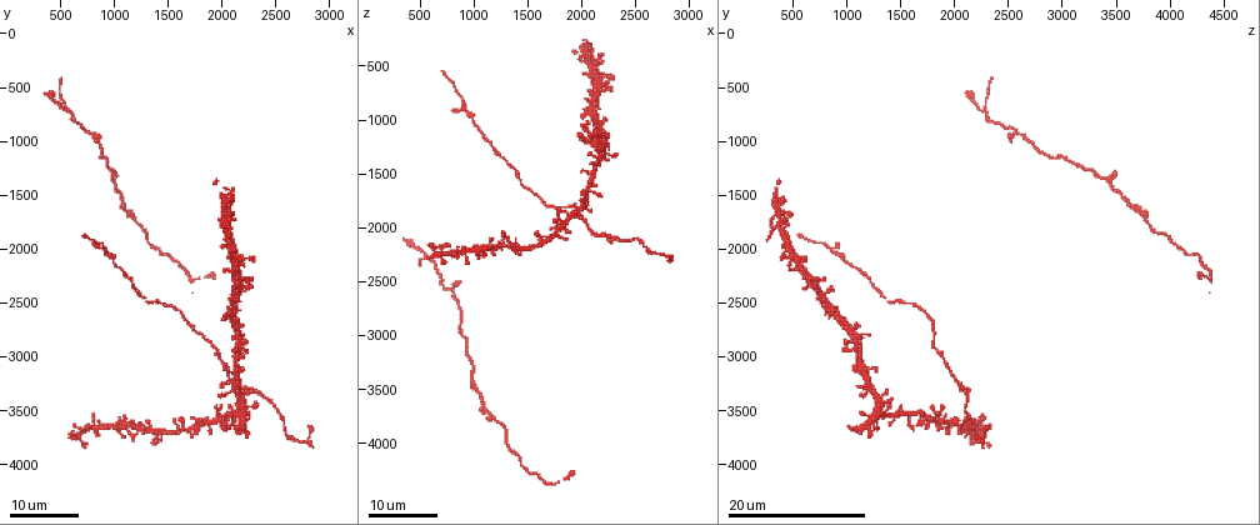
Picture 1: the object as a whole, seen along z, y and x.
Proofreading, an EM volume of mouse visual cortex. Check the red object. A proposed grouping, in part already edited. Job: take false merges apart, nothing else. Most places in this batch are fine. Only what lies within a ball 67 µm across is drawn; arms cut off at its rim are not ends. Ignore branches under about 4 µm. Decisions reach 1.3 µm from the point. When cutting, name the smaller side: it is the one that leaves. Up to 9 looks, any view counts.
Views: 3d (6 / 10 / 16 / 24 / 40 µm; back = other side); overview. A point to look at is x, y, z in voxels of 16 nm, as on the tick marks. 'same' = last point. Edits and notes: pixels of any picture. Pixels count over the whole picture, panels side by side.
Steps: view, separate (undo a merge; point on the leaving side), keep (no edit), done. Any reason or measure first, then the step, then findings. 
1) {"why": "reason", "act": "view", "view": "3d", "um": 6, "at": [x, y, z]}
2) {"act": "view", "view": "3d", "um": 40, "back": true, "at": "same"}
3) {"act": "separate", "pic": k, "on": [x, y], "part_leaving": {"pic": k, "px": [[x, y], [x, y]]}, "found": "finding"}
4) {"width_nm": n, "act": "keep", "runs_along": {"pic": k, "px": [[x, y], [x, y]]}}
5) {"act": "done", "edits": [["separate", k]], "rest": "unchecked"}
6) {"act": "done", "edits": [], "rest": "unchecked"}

{"why": "two arms in line, one across", "act": "view", "view": "3d", "um": 24, "at": [540, 700, 2280]}

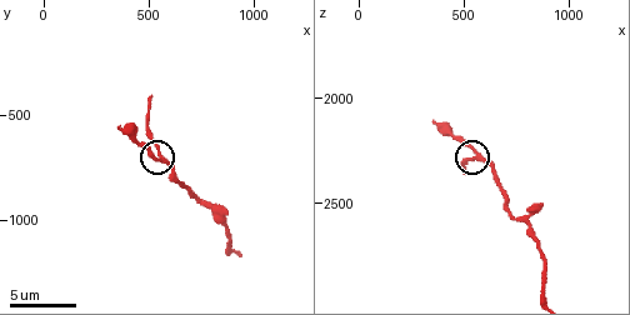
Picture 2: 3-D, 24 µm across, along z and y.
{"act": "view", "view": "3d", "um": 6, "at": [560, 700, 2250]}

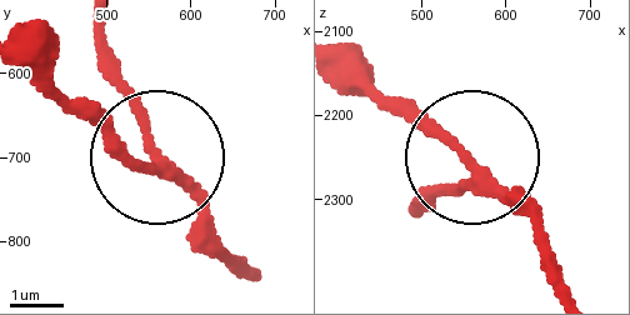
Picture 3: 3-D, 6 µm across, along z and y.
{"arms": 3, "act": "keep", "found": "one neuron here"}

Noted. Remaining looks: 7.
{"why": "three-way junction", "act": "view", "view": "3d", "um": 16, "at": [880, 2000, 860]}

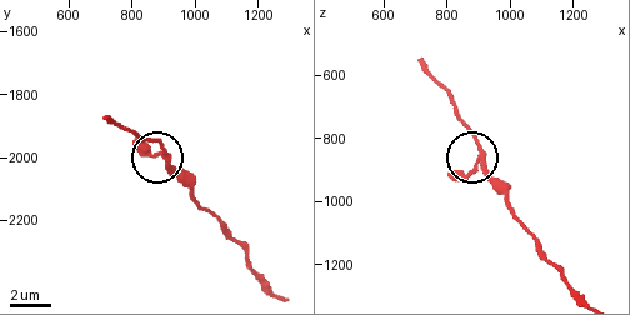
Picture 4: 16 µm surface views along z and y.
{"why": "closer look", "act": "view", "view": "3d", "um": 10, "at": [900, 2000, 850]}

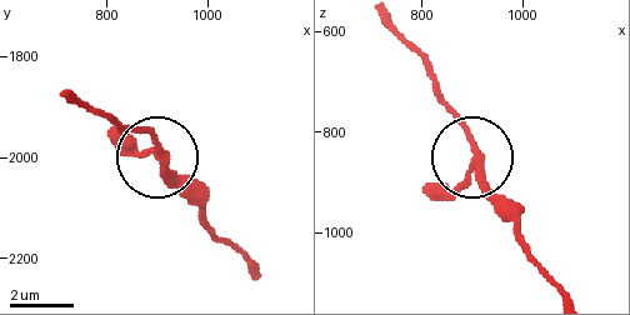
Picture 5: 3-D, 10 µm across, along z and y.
{"width_nm": 210, "act": "keep", "runs_along": {"pic": 5, "px": [[235, 250], [154, 153], [151, 136], [124, 124]]}, "found": "all the same neuron"}

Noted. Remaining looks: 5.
{"act": "view", "view": "3d", "um": 16, "at": [1060, 2180, 1080]}

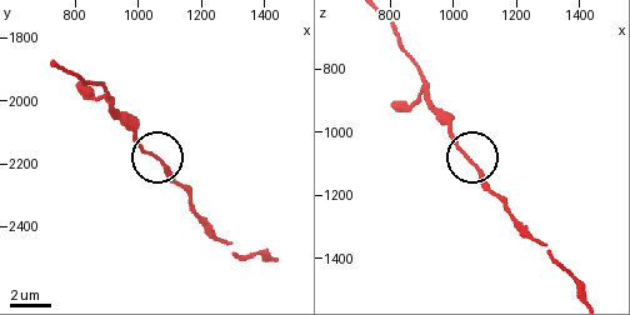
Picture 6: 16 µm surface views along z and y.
{"why": "closer look", "act": "view", "view": "3d", "um": 6, "at": [1050, 2180, 1090]}

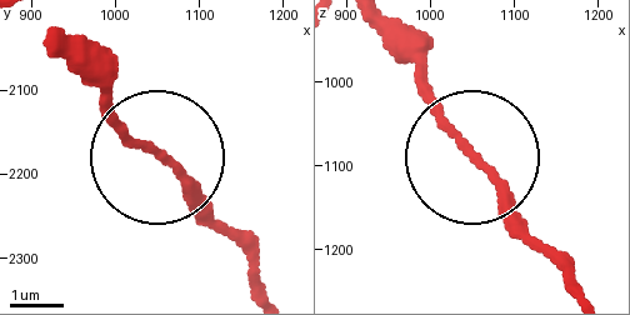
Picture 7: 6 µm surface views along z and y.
{"act": "keep", "runs_along": {"pic": 7, "px": [[475, 166], [565, 260]]}, "found": "one neuron here"}

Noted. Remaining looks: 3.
{"act": "view", "view": "3d", "um": 24, "at": [2180, 3480, 1300]}

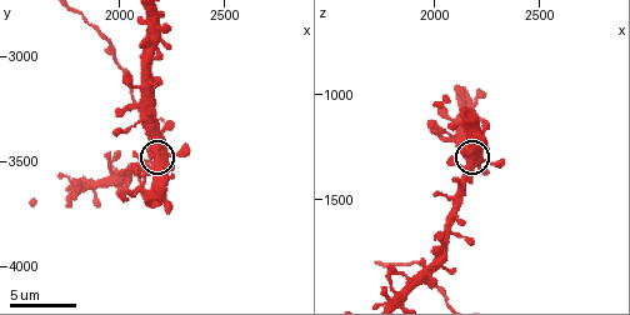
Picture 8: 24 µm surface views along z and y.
{"act": "view", "view": "3d", "um": 6, "at": "same"}

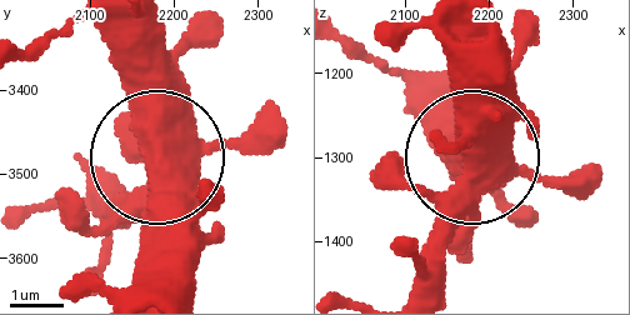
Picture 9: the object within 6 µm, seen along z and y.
{"act": "keep", "found": "continuous, no second neuron"}

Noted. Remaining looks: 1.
{"act": "done", "edits": [], "rest": "unchecked"}

